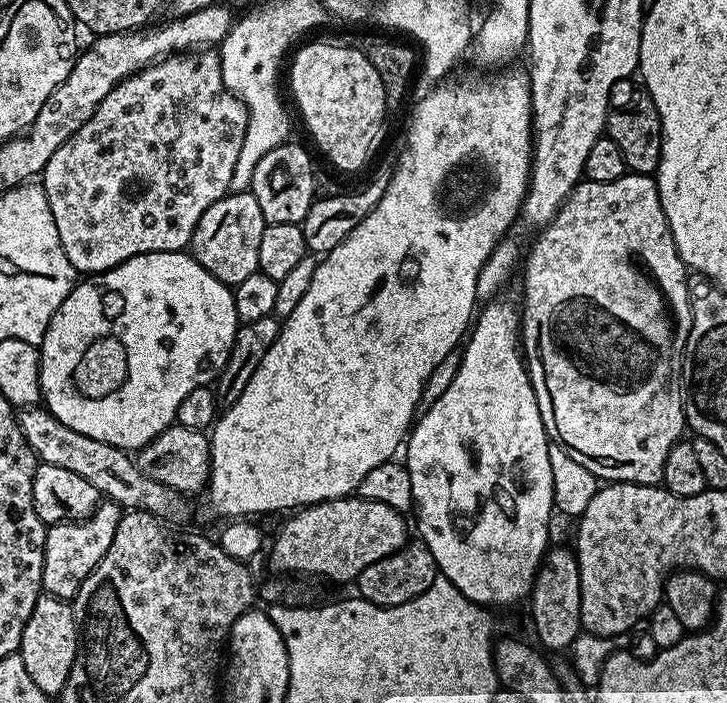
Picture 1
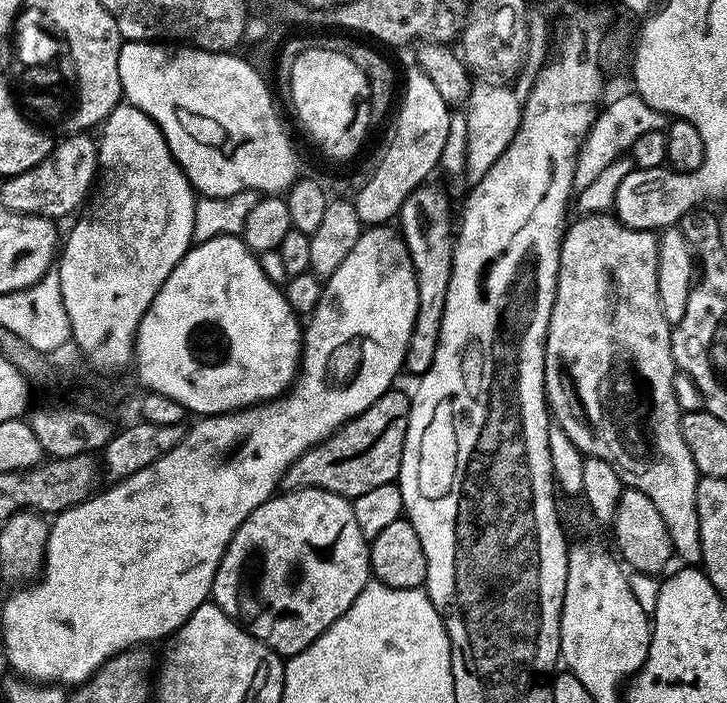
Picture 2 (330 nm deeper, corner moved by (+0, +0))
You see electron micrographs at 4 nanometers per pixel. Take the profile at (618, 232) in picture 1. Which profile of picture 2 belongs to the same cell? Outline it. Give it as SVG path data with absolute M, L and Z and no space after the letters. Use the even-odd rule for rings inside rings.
M584 214L574 224L565 227L560 241L560 261L558 262L558 282L554 310L550 314L550 326L544 351L544 395L548 397L548 410L555 427L560 428L574 442L574 446L585 457L593 456L606 462L618 474L621 485L642 490L650 502L654 502L662 522L670 530L670 542L675 559L684 566L696 566L702 561L702 542L698 534L698 510L696 509L696 491L701 475L696 471L694 458L690 458L690 449L682 438L680 417L682 411L675 400L674 382L678 375L676 363L672 361L672 328L665 317L665 308L661 306L658 288L659 242L655 231L643 232L637 228L628 228L612 214Z

